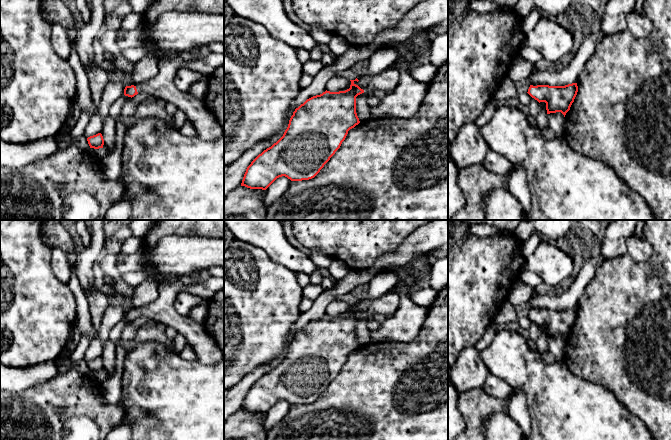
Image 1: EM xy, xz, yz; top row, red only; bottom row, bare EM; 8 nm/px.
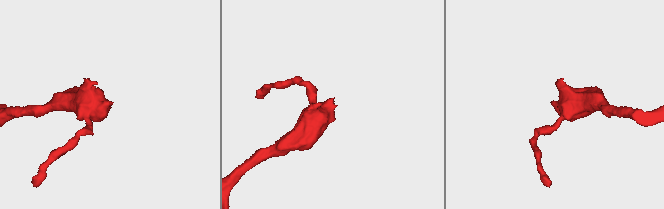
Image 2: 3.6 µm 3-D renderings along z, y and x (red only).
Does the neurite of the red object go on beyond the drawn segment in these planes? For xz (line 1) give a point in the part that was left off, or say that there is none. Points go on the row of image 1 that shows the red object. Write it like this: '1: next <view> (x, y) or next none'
1: next xz (388, 80)

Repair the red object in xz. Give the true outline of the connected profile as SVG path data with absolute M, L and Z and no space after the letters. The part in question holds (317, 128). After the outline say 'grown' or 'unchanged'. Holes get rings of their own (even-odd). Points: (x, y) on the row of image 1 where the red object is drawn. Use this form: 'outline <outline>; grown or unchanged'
outline M389 68L374 76L366 74L355 80L350 80L350 88L345 91L330 92L326 90L320 95L307 99L293 112L283 136L271 147L259 154L247 167L241 186L250 189L266 190L277 178L282 176L287 177L291 181L302 181L314 178L340 148L348 131L360 123L356 113L356 97L364 93L368 88L377 88L378 90L390 93L398 86L399 80L400 73L397 68Z; grown

